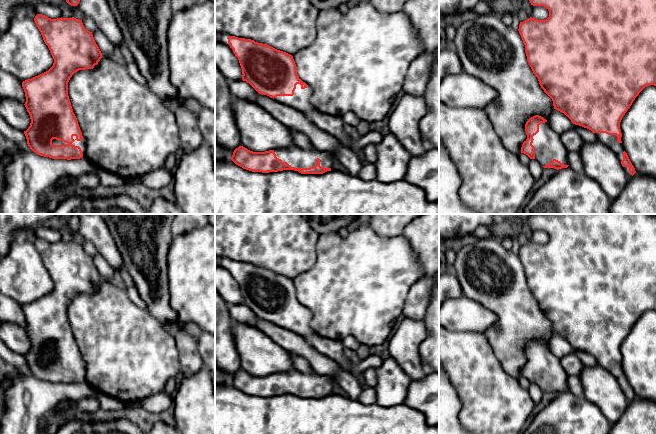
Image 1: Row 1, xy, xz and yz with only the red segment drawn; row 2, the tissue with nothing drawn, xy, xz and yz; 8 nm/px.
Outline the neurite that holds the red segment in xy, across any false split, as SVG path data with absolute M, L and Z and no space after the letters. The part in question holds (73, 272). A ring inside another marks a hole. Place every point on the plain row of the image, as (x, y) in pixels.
M37 238L34 245L54 287L48 295L22 306L26 321L24 329L31 343L30 350L24 355L27 368L36 378L52 383L85 382L86 364L71 330L68 306L77 295L93 293L102 282L102 277L92 256L84 251L82 244L74 241L51 243Z

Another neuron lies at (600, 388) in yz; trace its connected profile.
M600 365L584 366L579 378L584 397L599 408L611 425L617 423L628 406L617 380Z

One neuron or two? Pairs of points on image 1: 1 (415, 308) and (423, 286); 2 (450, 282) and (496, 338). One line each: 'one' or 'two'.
1: one
2: two

